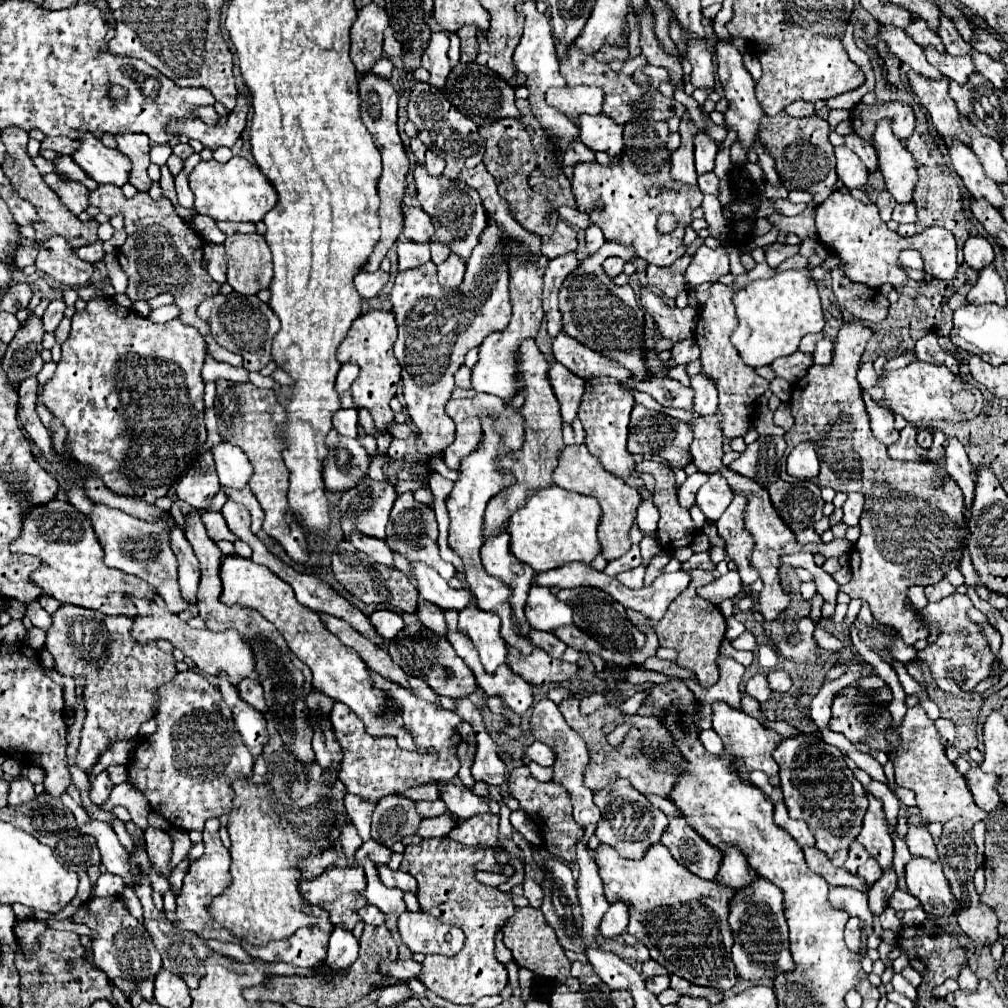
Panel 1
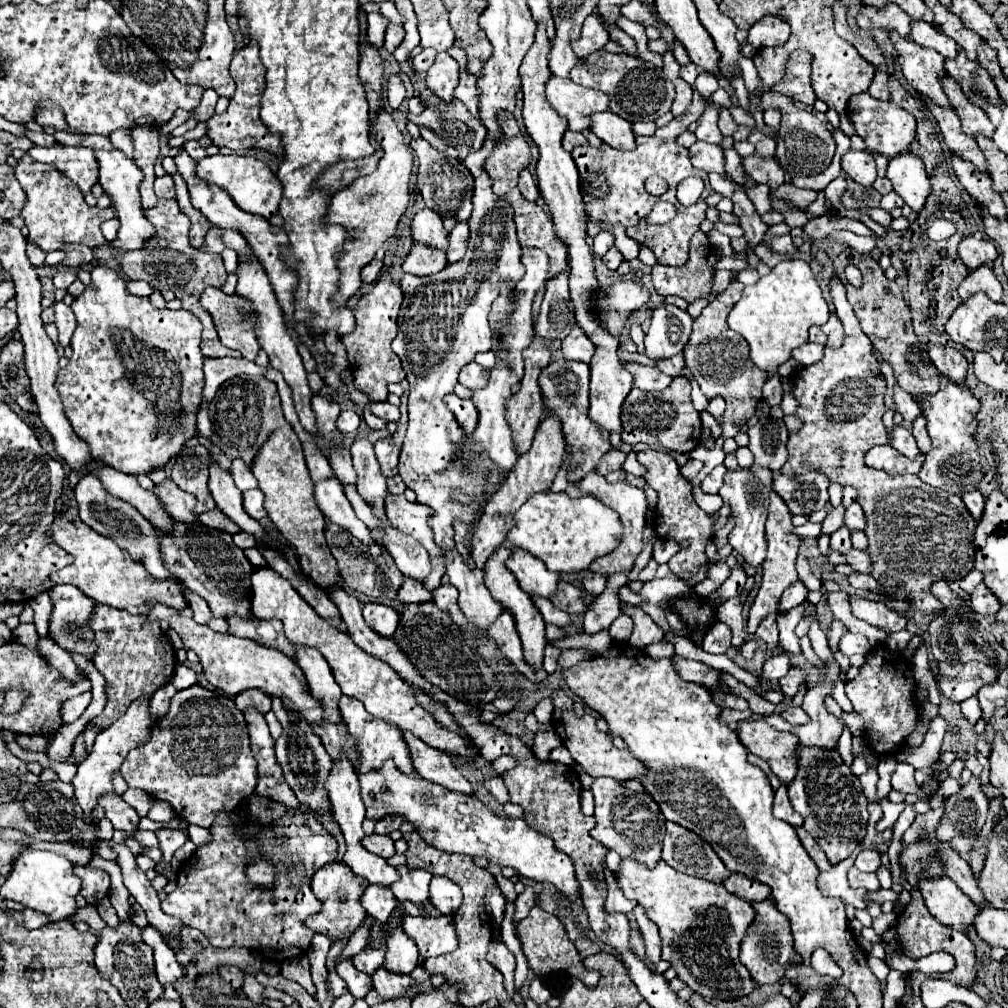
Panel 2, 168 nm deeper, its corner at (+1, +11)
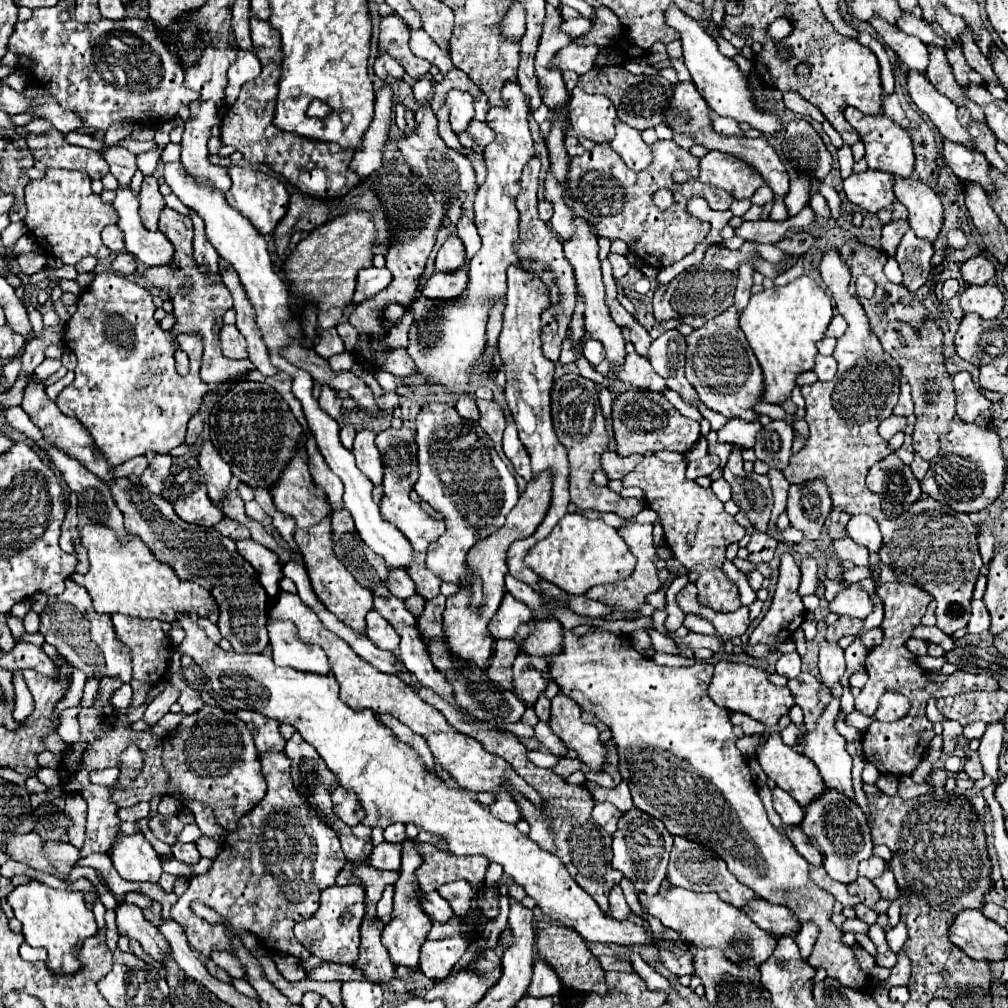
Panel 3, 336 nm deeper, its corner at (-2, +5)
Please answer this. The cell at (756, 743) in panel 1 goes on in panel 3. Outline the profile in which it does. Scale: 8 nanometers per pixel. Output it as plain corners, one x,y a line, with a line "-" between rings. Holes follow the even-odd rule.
771,734
769,736
769,740
765,742
763,750
759,752
759,764
761,764
763,772
771,780
775,780
775,784
779,788
783,788
789,796
793,796
799,802
799,806
803,806
803,808
807,806
807,802
813,802
815,798
819,798
819,794
823,794
823,790
827,790
825,788
825,782
819,776
817,766
807,756
797,754
791,746
785,746
781,742
781,736
779,734

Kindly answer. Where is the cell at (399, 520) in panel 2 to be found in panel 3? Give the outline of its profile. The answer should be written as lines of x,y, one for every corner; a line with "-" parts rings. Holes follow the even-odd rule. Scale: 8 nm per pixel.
405,426
403,428
387,428
377,434
375,446
379,448
381,462
383,462
383,498
381,498
383,520
391,522
397,530
401,530
409,538
411,548
415,550
415,562
411,562
411,566
407,568
407,574
415,582
415,588
419,594
423,594
427,600
435,598
439,594
441,580
435,574
431,574
431,570
427,570
425,554
427,554
427,546
431,542
435,542
445,532
445,524
441,520
431,518
419,504
415,504
409,498
409,492
413,490
413,486
419,478
419,468
415,462
415,454
417,454
415,432

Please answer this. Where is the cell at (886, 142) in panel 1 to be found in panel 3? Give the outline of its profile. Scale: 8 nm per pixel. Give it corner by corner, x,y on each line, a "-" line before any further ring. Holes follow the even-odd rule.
899,178
895,182
895,196
909,210
909,226
913,232
933,244
943,226
939,196
927,184
915,182
913,178

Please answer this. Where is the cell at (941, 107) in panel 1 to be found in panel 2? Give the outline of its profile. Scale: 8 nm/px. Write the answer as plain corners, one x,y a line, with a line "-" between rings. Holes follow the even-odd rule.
890,32
890,38
894,42
894,48
898,50
902,74
910,82
910,86
924,98
924,102
948,108
950,100
942,90
944,56
934,50
922,48
916,42
902,40
900,36
896,36
896,32

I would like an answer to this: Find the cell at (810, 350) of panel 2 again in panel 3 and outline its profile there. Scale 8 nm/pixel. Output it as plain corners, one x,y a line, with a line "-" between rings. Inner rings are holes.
817,354
813,372
819,376
819,380
831,380
831,378
835,378
835,372
837,372
835,358
833,356
821,356
821,354

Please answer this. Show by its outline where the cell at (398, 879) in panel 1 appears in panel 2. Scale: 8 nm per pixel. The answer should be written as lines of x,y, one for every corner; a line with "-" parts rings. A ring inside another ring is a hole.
406,866
398,868
400,872
400,880
392,886
392,894
404,902
404,900
412,900
412,902
424,902
428,900
428,884
432,880
430,872
424,870
408,870

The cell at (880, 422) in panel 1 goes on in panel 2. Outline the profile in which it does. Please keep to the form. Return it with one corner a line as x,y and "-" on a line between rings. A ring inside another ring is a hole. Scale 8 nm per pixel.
894,426
892,428
892,446
908,458
914,458
918,454
916,440
914,440
912,432
908,432
904,426

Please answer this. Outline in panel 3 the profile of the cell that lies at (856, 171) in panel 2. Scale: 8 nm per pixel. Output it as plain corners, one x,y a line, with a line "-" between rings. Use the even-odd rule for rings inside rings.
867,170
861,174
851,174
843,182
843,190
851,204
859,206
865,212
877,214
879,210
893,208
895,202
893,184
895,178
891,174
879,170

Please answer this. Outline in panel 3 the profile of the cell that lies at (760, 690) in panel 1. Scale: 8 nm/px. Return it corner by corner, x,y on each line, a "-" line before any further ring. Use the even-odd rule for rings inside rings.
791,652
791,654
783,654
779,660
777,660
777,672
787,676
787,678
795,678
799,676
801,672
801,658
797,652

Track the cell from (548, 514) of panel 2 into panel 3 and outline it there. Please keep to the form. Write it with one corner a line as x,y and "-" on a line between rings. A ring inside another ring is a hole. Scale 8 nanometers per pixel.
567,514
553,532
541,540
525,558
527,568
535,570
541,580
547,580
567,594
585,594
591,586
611,584
627,578
635,570
635,556
603,520
589,520
581,514

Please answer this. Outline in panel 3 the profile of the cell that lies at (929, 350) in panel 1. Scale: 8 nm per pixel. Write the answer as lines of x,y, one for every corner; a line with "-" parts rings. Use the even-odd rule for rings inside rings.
959,372
953,376
955,394
957,394
957,416
963,422
971,422
977,426
989,426
993,418
993,404
975,390
969,372

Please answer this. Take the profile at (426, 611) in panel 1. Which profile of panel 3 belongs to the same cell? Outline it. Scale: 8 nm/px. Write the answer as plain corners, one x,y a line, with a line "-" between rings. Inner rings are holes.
391,570
391,574
387,576
387,588
393,596
401,598
401,600
407,600
409,596
417,594
415,590
415,584
413,580
407,576
405,570

